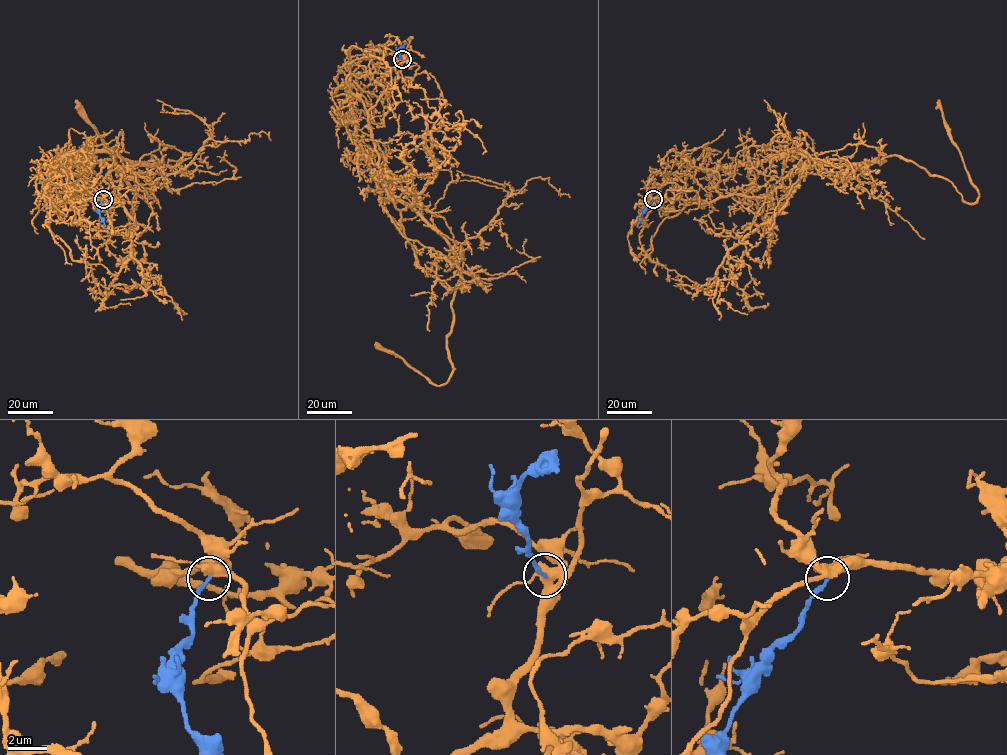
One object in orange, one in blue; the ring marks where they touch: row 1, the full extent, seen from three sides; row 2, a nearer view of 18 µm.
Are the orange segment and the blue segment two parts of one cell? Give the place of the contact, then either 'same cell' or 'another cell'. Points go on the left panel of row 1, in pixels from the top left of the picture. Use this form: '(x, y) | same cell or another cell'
(103, 199) | another cell

